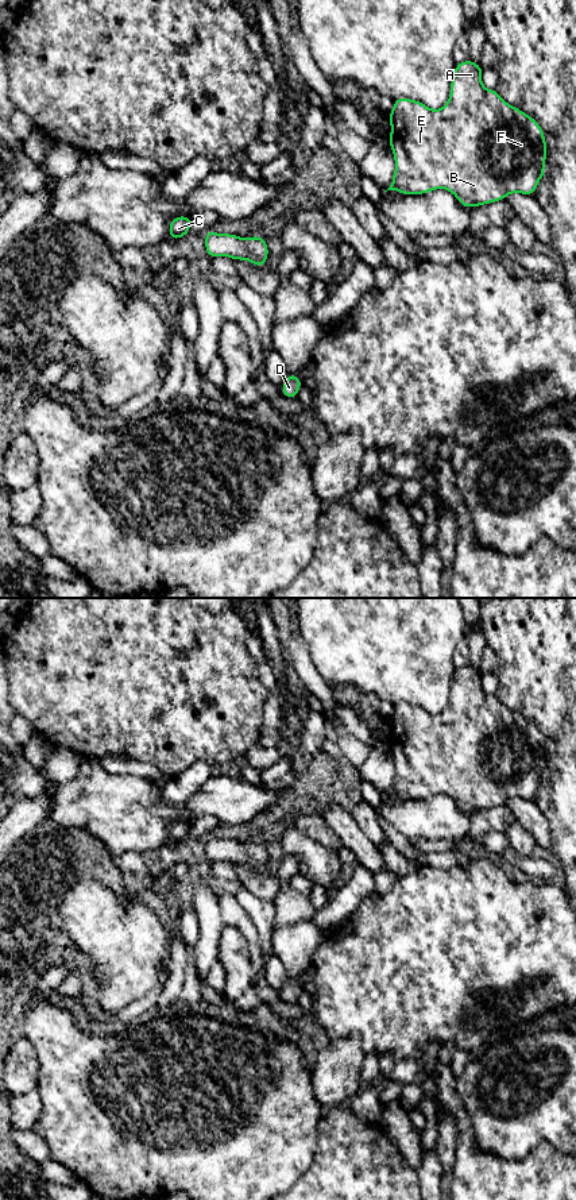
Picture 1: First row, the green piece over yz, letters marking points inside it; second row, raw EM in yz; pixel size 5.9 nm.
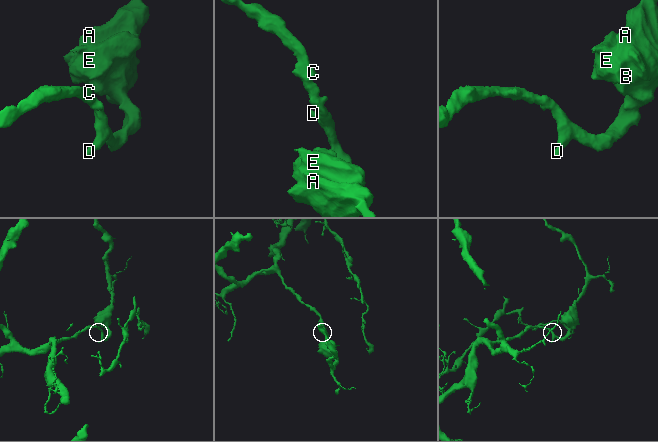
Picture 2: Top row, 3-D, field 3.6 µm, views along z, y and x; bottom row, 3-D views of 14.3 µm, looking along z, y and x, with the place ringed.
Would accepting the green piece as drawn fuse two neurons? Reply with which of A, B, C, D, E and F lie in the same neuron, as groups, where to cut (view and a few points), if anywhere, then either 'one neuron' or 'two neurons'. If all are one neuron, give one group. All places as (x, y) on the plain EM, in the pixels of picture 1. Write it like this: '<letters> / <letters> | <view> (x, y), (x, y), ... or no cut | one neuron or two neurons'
A B C D E F | no cut | one neuron

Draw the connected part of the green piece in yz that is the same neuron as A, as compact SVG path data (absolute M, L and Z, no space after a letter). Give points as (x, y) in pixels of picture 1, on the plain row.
M469 663L464 667L456 668L456 674L451 686L451 699L447 709L441 714L430 714L420 705L410 705L407 702L399 702L394 705L394 711L388 718L391 738L388 741L388 748L394 759L395 776L393 779L391 790L387 795L397 795L403 800L410 799L425 799L434 794L447 794L456 800L459 809L465 813L475 813L486 810L490 807L496 807L505 804L510 798L522 798L526 800L533 800L540 784L545 780L545 764L548 760L546 744L544 736L541 734L538 726L523 715L506 707L496 694L486 694L482 687L483 672L479 668L472 667Z

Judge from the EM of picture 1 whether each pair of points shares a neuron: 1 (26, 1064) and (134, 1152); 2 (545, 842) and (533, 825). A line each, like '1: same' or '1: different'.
1: different
2: same

